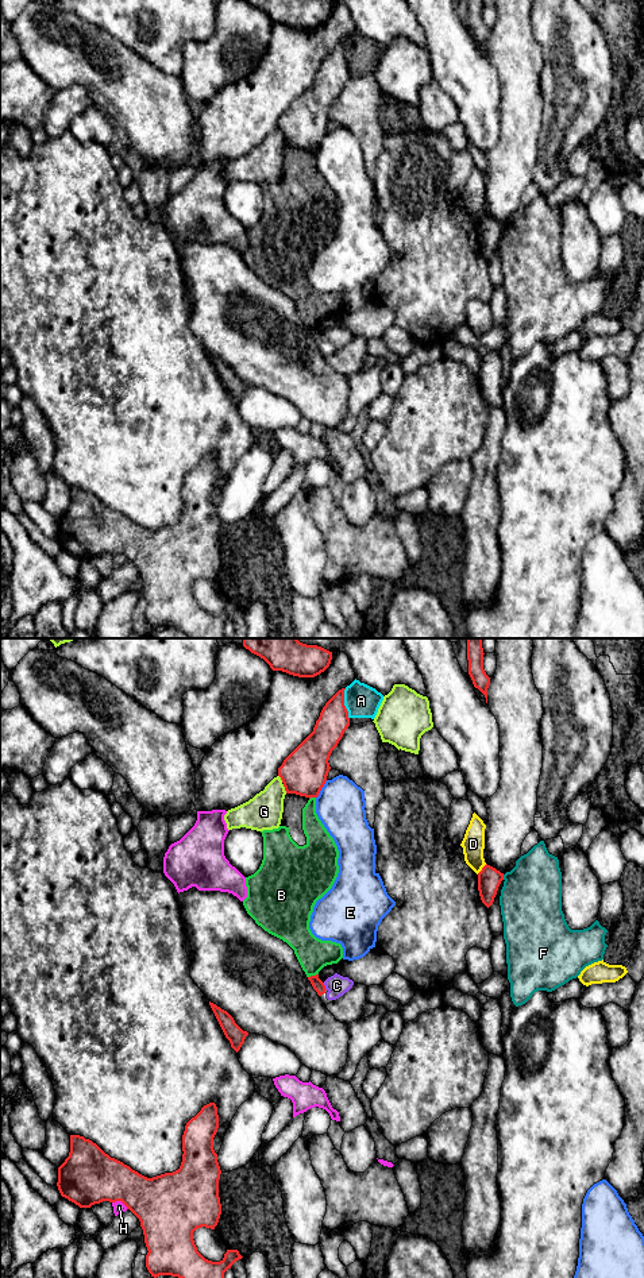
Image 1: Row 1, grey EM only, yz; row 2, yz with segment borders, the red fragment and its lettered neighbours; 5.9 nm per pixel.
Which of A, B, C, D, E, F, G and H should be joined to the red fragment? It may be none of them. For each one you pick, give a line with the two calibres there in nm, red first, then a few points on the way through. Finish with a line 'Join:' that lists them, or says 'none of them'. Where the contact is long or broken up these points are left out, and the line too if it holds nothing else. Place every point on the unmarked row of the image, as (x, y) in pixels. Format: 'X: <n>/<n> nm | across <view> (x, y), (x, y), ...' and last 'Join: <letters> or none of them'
C: 70/130 nm | across yz (317, 336), (324, 339), (336, 338)
Join: C

